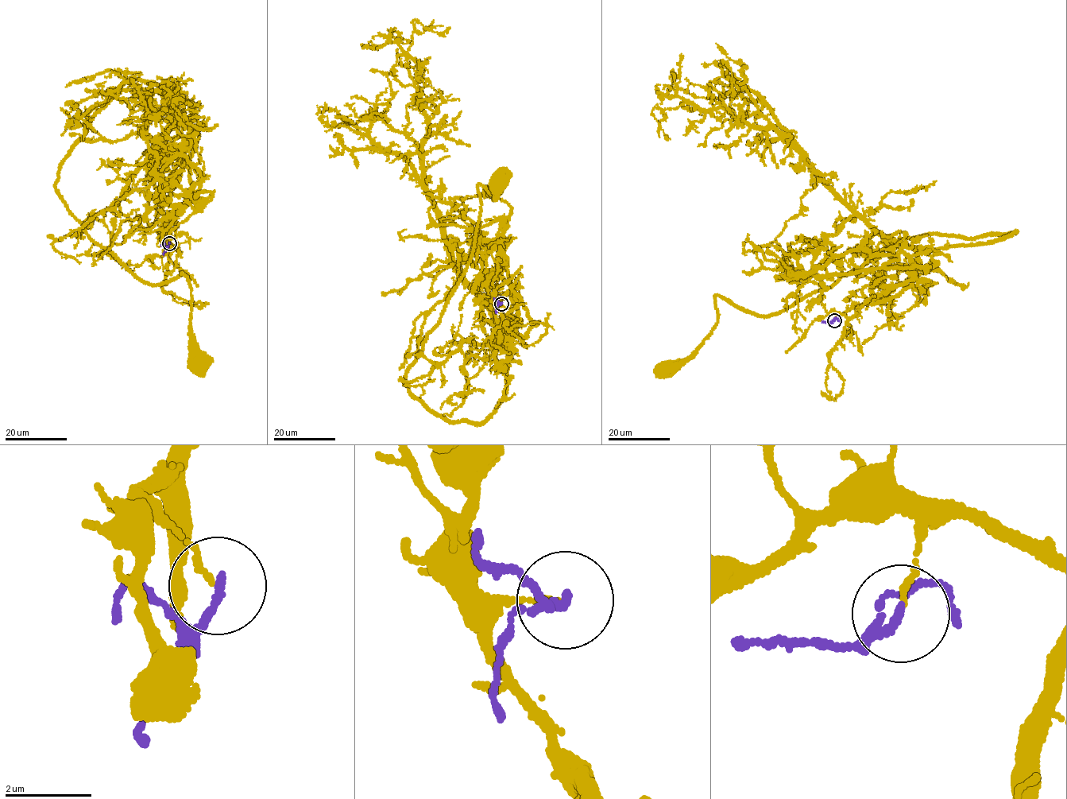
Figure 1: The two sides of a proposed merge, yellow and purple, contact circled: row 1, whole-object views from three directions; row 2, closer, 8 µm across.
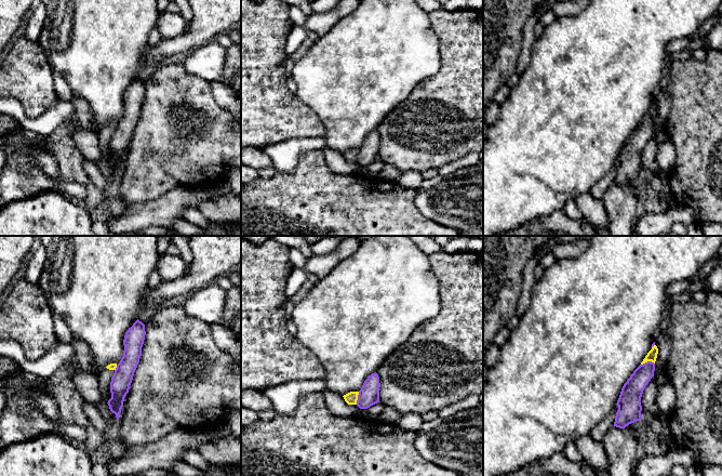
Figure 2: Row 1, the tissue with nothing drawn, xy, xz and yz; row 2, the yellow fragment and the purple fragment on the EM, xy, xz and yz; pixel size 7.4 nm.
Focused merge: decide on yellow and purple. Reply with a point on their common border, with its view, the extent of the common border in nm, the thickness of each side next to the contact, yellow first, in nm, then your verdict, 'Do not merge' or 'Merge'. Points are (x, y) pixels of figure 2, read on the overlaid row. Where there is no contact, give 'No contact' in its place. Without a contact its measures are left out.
Touches yellow at yz (647, 360). Shared border 110 nm. Thickness 80 nm (yellow) against 160 nm. Do not merge

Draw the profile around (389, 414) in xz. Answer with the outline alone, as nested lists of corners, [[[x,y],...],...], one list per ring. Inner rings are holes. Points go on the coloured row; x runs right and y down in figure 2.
[[[385,407],[382,413],[376,418],[378,422],[395,424],[401,414],[391,407]]]

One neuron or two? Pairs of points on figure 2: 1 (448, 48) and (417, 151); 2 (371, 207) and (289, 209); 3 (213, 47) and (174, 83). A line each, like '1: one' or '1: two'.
1: one
2: one
3: two

